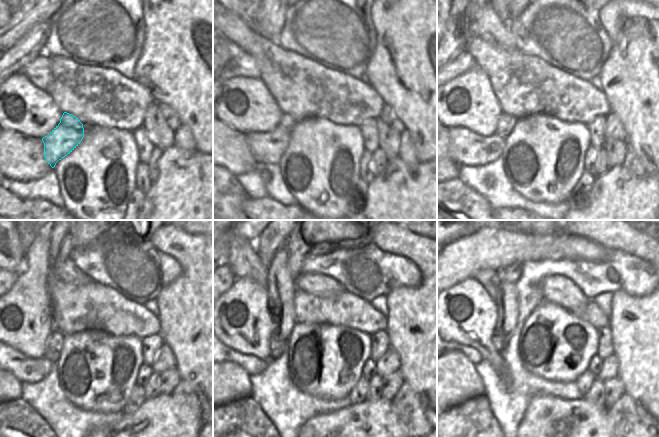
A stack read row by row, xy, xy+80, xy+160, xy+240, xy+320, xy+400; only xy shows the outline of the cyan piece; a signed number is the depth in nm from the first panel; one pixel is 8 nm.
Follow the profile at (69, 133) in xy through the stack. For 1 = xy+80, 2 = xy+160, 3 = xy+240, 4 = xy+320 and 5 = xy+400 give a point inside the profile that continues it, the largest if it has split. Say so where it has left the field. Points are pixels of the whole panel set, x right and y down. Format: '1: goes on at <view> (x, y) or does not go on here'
1: goes on at xy+80 (267, 147)
2: goes on at xy+160 (467, 148)
3: goes on at xy+240 (26, 369)
4: goes on at xy+320 (253, 365)
5: goes on at xy+400 (472, 354)

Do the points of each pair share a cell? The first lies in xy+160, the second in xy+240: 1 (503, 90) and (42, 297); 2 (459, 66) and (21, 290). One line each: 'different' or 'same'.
1: different
2: different

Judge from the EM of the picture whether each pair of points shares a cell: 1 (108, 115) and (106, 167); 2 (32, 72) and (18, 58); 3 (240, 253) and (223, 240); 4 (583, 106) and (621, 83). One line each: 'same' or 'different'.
1: different
2: different
3: same
4: different

